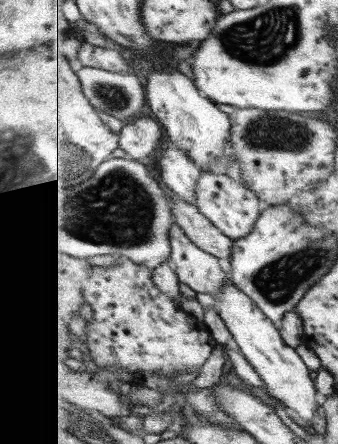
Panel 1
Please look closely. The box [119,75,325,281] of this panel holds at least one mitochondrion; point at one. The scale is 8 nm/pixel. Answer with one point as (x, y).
(270, 131)

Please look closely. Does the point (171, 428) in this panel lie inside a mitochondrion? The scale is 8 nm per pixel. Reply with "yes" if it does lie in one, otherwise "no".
no

